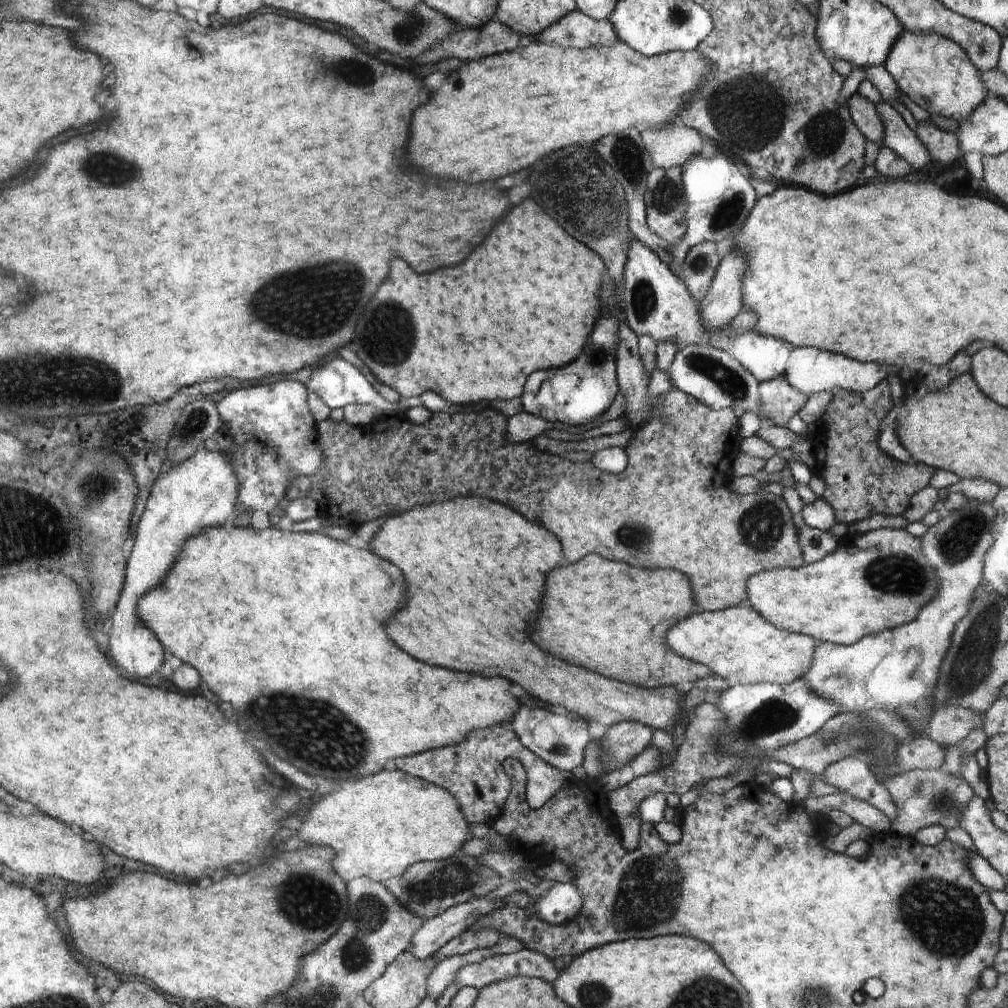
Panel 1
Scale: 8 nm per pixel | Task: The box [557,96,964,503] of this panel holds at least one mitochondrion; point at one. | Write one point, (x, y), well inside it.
(726, 380)

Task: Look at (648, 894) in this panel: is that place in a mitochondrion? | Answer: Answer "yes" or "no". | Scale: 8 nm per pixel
yes

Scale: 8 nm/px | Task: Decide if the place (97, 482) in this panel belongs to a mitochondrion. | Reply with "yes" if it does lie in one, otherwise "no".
yes

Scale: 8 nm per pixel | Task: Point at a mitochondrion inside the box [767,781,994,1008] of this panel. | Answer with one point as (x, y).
(963, 922)

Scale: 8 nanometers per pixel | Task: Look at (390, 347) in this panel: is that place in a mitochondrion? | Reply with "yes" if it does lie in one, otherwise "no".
yes

